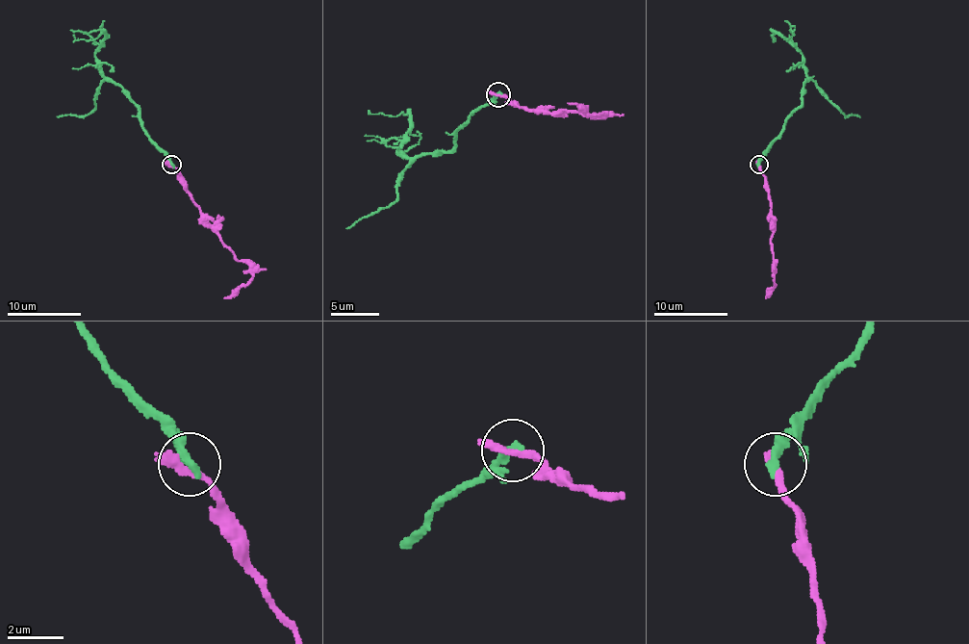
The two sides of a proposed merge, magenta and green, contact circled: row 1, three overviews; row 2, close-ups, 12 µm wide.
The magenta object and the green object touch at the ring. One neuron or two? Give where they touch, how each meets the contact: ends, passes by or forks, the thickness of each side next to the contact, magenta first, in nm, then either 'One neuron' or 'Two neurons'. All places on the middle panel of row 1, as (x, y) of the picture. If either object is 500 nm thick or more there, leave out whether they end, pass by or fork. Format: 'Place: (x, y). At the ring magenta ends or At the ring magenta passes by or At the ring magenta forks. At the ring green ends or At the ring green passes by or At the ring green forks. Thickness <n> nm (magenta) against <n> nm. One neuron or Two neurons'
Place: (497, 94). At the ring magenta passes by. At the ring green ends. Thickness 260 nm (magenta) against 380 nm. Two neurons

